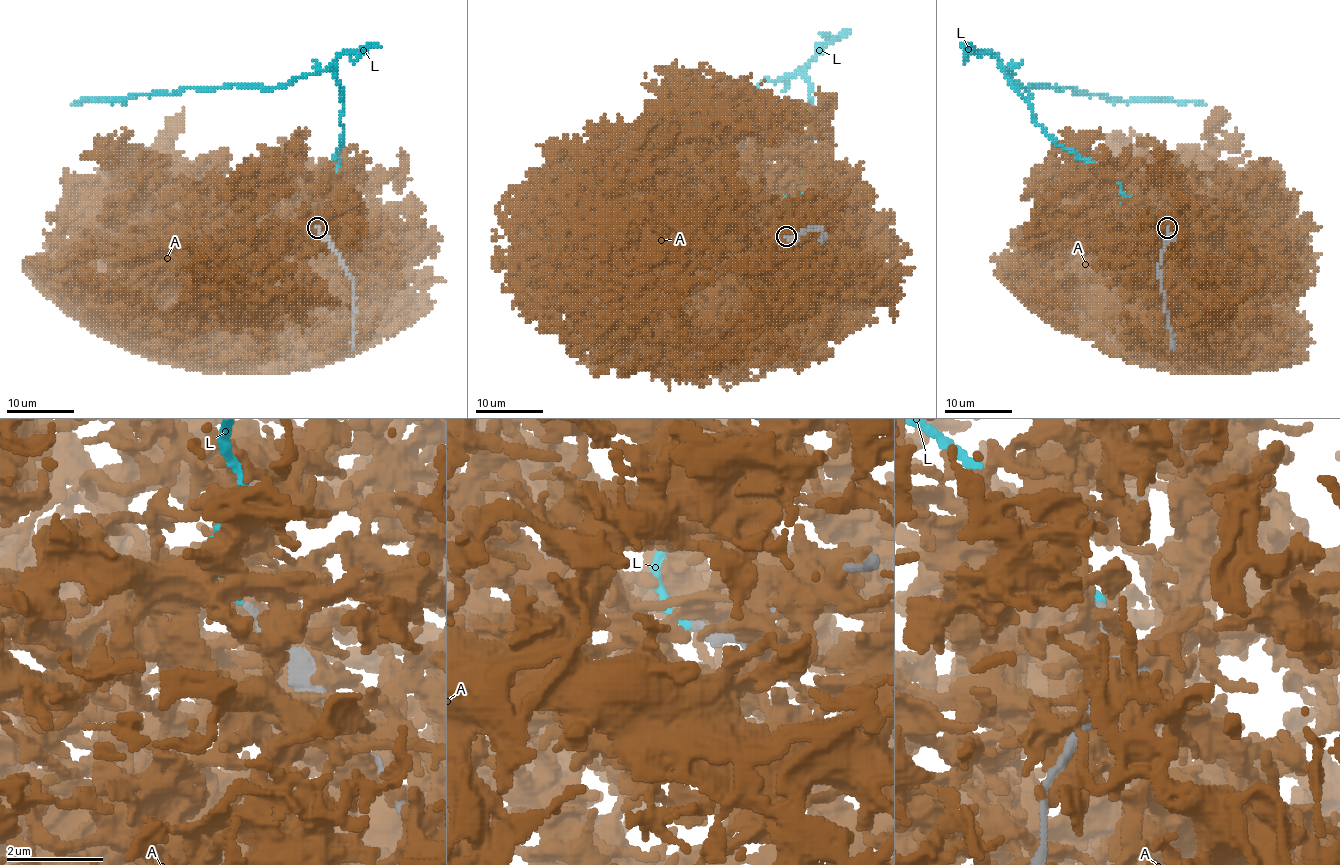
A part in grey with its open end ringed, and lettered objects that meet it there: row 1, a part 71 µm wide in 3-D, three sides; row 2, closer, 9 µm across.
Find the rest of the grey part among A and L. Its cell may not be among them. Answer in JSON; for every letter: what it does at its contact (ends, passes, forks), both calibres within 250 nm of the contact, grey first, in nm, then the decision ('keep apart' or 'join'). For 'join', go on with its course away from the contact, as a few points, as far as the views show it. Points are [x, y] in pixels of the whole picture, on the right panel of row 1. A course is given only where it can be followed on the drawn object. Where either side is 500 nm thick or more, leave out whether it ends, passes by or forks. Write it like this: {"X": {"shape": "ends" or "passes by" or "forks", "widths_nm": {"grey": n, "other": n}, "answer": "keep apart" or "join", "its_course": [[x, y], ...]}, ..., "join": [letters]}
{"A": {"shape": "forks", "widths_nm": {"grey": 280, "other": 240}, "answer": "keep apart"}, "L": {"shape": "ends", "widths_nm": {"grey": 170, "other": 160}, "answer": "keep apart"}, "join": []}

